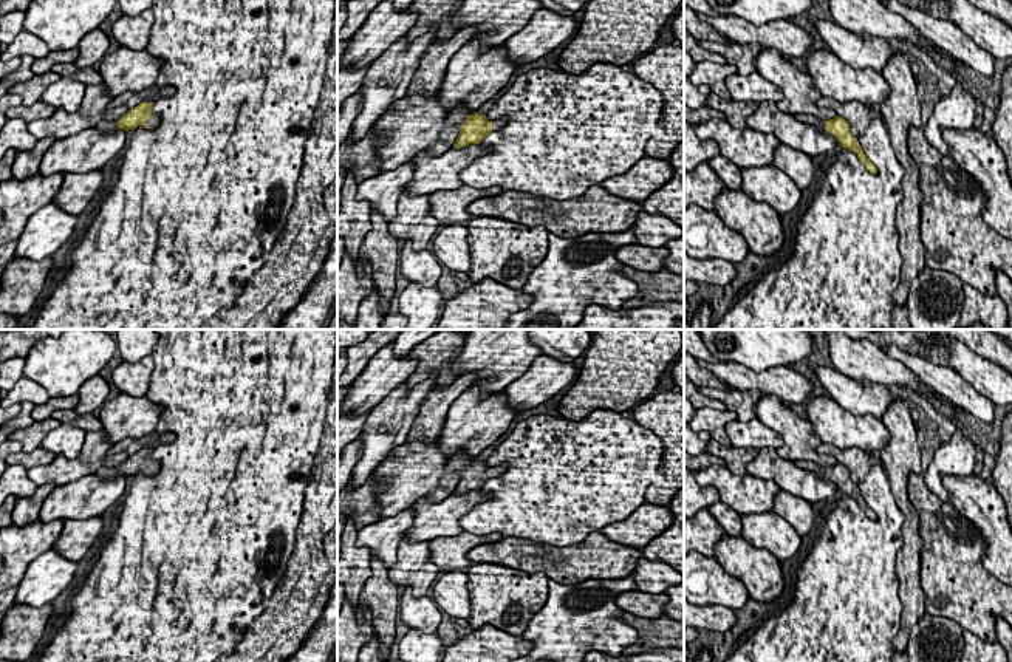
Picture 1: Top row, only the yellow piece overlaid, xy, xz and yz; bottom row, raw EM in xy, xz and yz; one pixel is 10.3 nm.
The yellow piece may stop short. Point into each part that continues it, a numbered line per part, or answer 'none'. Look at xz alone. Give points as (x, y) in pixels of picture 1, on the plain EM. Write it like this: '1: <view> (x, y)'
1: xz (458, 461)

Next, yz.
1: yz (811, 466)

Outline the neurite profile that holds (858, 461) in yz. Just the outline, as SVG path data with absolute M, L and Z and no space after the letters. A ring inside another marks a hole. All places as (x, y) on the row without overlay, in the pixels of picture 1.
M822 442L815 452L819 455L831 455L837 459L837 462L843 464L850 470L854 484L863 483L867 473L874 464L884 466L877 455L870 455L859 447L840 450L833 444Z

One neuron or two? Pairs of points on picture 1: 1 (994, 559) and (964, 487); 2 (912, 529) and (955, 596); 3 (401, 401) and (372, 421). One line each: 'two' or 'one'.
1: one
2: two
3: one

